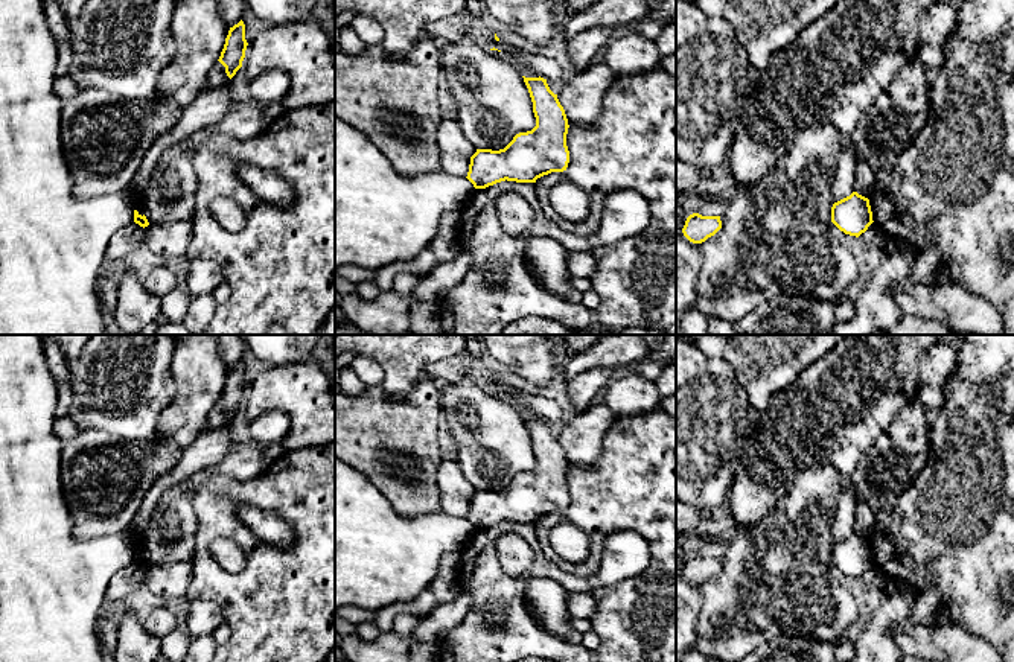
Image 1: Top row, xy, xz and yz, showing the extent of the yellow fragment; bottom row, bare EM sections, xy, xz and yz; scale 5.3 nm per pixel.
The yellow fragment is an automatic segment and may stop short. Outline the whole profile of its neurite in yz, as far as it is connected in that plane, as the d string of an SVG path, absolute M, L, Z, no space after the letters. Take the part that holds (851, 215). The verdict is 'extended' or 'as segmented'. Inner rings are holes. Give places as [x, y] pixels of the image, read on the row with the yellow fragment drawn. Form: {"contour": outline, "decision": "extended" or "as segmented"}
{"contour": "M853 192L831 207L831 222L845 234L859 237L874 222L869 199Z", "decision": "as segmented"}

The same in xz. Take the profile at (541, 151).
{"contour": "M540 76L522 78L533 102L536 126L516 134L504 149L477 149L466 177L475 189L486 189L505 180L536 183L544 175L563 172L568 167L569 125L557 94Z", "decision": "as segmented"}

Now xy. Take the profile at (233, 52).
{"contour": "M241 20L238 24L230 27L224 49L218 59L225 67L225 73L230 79L242 67L247 46L248 43L245 40L245 24Z", "decision": "as segmented"}

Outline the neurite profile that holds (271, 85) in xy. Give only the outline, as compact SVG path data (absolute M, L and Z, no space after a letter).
M268 70L250 81L251 99L257 105L282 100L289 90L289 76L282 70Z

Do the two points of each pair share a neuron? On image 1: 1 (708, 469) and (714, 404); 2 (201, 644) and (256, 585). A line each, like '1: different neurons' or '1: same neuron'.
1: same neuron
2: different neurons

